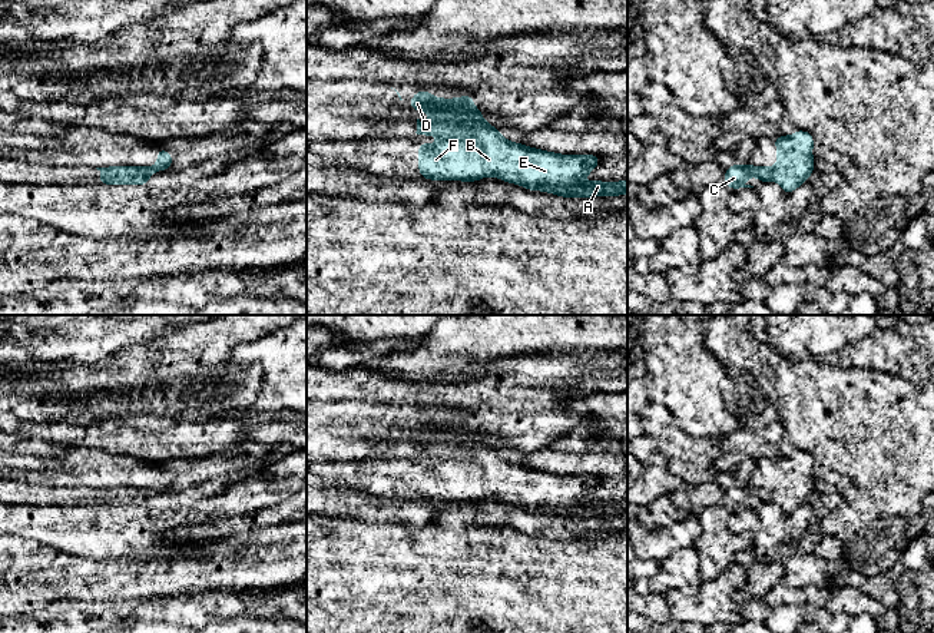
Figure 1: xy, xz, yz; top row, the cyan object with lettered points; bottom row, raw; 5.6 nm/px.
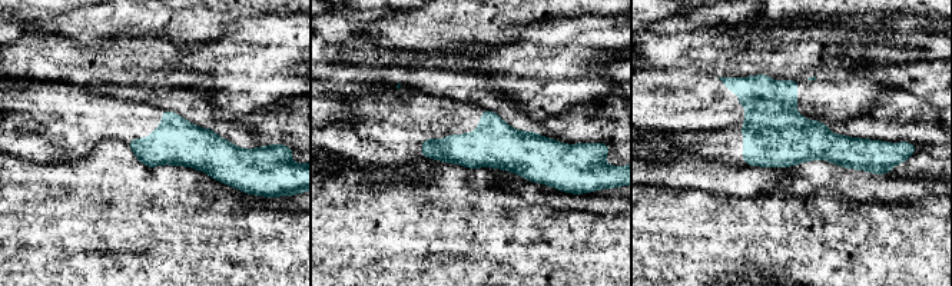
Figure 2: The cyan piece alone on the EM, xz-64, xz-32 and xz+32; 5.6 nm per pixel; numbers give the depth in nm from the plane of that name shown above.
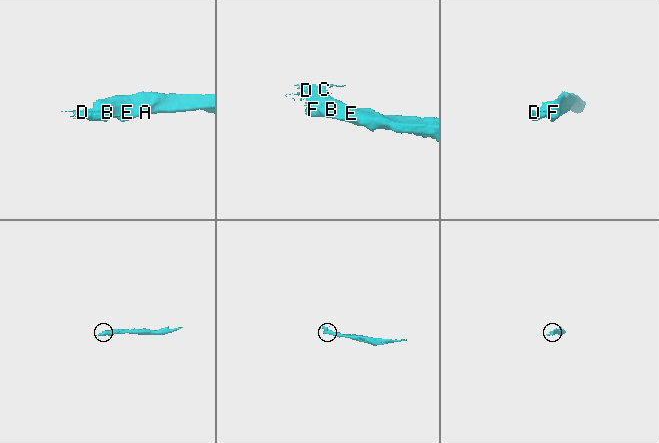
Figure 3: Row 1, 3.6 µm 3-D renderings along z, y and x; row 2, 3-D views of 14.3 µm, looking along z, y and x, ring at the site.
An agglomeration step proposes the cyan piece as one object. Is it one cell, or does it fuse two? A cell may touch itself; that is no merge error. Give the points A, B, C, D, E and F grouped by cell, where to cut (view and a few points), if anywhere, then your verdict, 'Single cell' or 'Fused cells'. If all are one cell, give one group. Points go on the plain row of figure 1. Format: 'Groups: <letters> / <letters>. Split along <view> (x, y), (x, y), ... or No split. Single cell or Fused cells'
Groups: A B E F / C D. Split along xz (483, 441), (479, 441), (463, 457), (441, 458). Fused cells

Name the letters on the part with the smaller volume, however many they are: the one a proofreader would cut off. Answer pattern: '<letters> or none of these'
C, D

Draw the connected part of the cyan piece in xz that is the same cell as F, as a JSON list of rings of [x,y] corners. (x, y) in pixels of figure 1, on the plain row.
[[[477,443],[473,453],[460,460],[418,467],[418,491],[423,500],[476,503],[486,497],[520,506],[530,511],[543,511],[564,518],[617,517],[627,514],[627,501],[582,504],[580,501],[600,484],[596,475],[557,475],[527,468],[504,460],[494,447]]]

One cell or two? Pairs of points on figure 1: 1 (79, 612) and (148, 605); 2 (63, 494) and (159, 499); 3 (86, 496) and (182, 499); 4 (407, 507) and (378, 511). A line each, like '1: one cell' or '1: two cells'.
1: one cell
2: one cell
3: one cell
4: one cell

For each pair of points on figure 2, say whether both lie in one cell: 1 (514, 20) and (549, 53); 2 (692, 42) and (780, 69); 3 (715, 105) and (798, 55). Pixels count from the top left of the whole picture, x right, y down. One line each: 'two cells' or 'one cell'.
1: two cells
2: one cell
3: one cell

